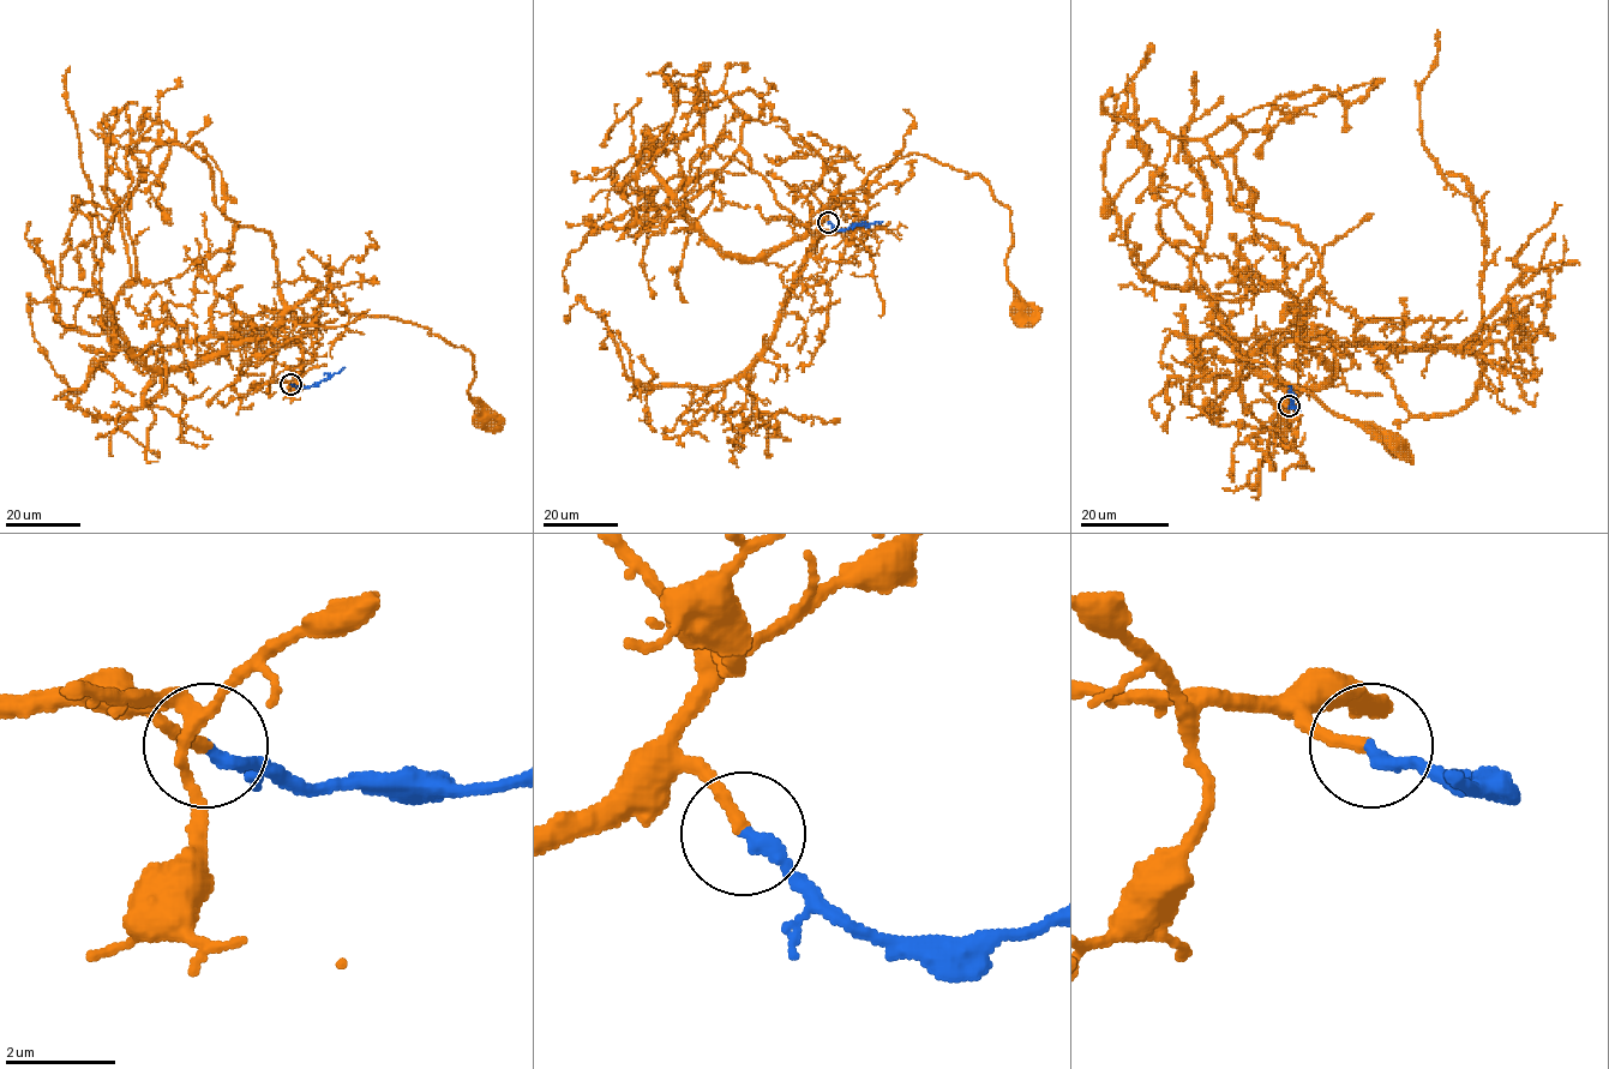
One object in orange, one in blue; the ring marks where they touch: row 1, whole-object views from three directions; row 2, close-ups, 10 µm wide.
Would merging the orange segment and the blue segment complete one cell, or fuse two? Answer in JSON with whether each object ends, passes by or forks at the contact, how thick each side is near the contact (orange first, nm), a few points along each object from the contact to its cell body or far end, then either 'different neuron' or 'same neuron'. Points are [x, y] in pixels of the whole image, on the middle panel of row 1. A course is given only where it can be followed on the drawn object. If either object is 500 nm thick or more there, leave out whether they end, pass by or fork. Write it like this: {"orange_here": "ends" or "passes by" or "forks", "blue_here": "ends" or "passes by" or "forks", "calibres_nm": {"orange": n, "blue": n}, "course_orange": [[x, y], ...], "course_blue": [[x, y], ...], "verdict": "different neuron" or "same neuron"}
{"orange_here": "ends", "blue_here": "ends", "calibres_nm": {"orange": 240, "blue": 280}, "course_orange": [[828, 221], [811, 212], [810, 228], [913, 152], [978, 174], [1009, 209], [1020, 310]], "course_blue": [[828, 222], [836, 228], [882, 222]], "verdict": "same neuron"}

